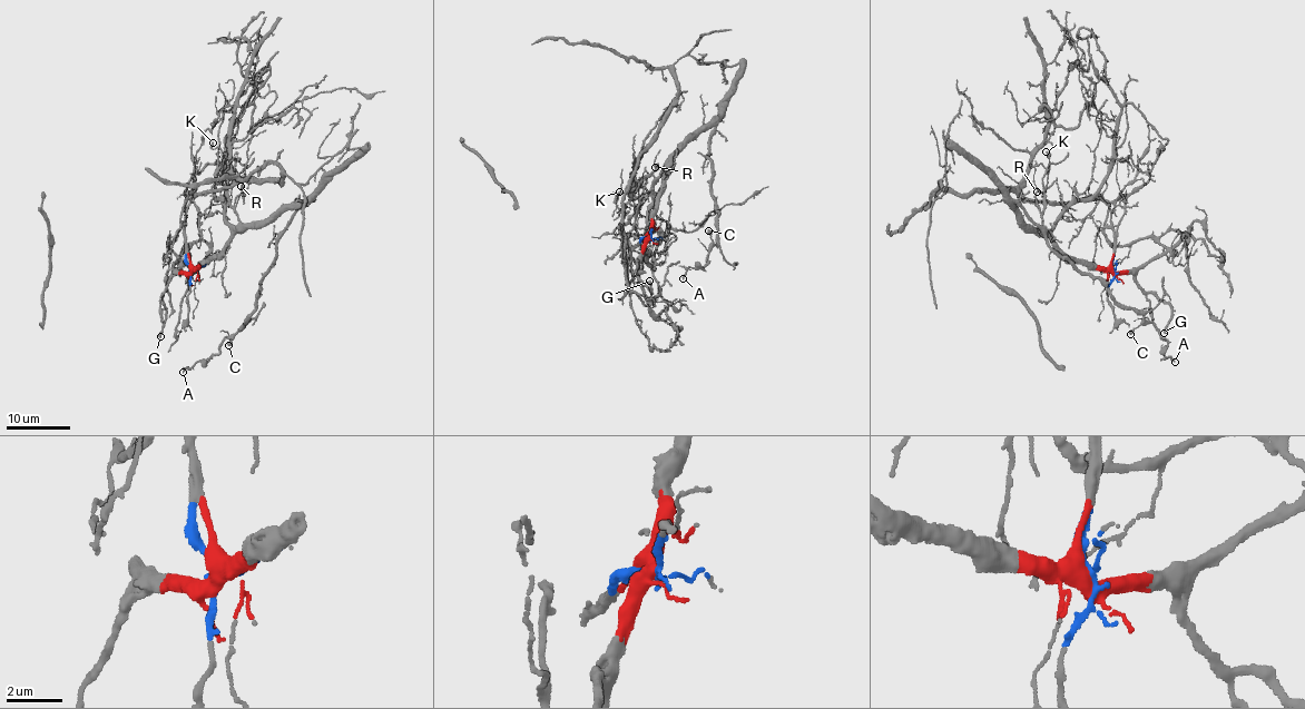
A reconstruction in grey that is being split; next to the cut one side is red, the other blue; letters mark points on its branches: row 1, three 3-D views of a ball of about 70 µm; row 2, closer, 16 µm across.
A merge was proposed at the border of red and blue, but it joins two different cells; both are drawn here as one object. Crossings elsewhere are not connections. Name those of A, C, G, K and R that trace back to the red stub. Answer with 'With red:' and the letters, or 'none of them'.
With red: A, C, G, K, R

